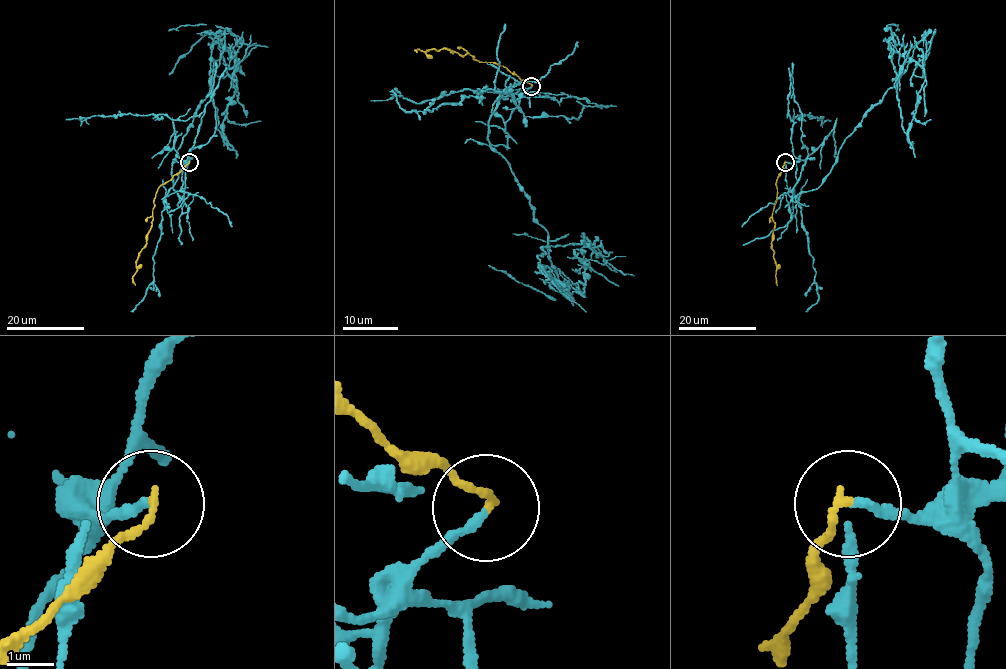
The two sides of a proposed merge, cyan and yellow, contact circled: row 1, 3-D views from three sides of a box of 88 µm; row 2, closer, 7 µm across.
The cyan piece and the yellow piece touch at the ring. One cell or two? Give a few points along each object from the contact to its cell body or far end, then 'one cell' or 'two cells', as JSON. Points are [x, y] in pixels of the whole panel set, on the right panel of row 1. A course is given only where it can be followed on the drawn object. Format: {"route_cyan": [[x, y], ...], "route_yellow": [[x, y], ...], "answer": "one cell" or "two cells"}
{"route_cyan": [[785, 162], [796, 169], [792, 198], [818, 186], [890, 88], [905, 132], [923, 86], [924, 116]], "route_yellow": [[785, 162], [776, 182], [772, 221], [774, 227], [771, 247], [777, 285]], "answer": "two cells"}

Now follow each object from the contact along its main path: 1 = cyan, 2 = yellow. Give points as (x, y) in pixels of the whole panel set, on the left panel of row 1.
1: (189, 161), (168, 193), (184, 194), (172, 186), (172, 163), (209, 88), (221, 133), (235, 87), (247, 117)
2: (189, 161), (158, 188), (147, 244), (139, 253), (137, 272), (133, 277), (135, 285)

